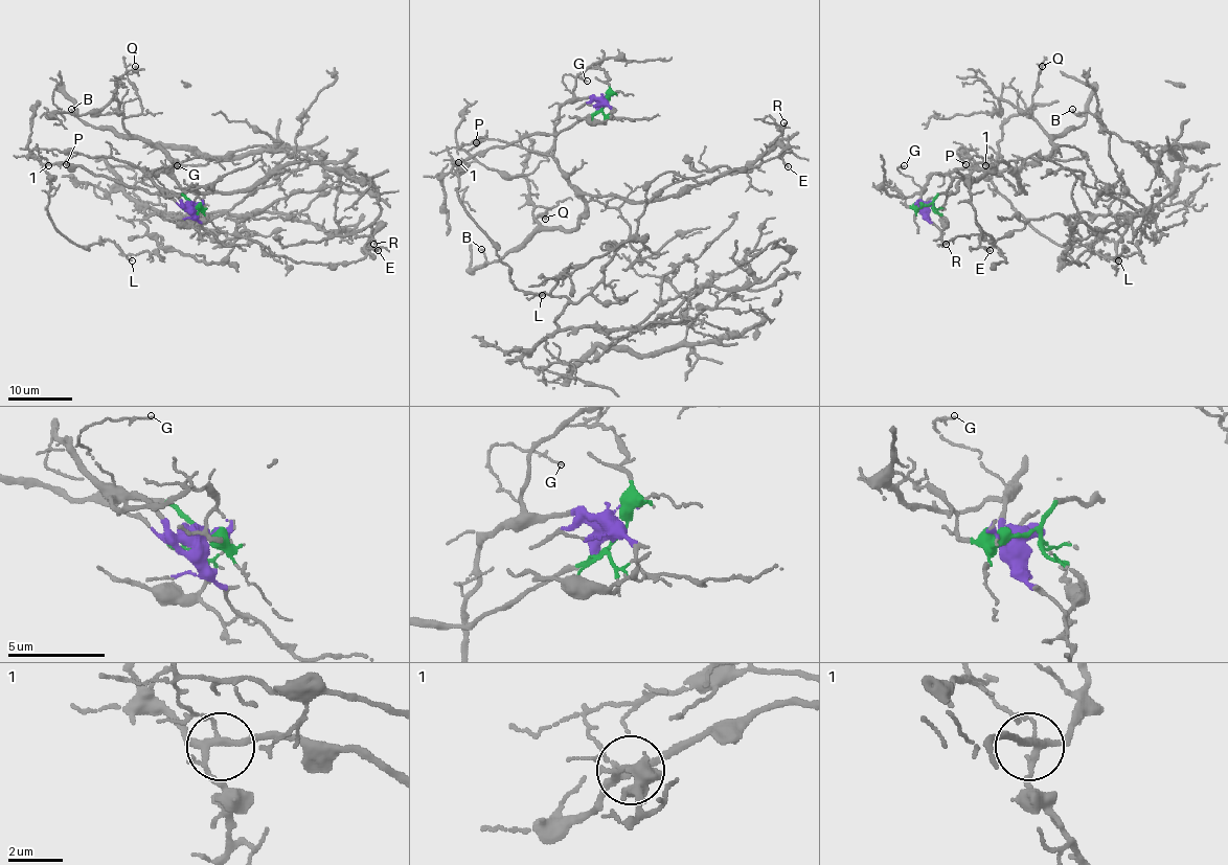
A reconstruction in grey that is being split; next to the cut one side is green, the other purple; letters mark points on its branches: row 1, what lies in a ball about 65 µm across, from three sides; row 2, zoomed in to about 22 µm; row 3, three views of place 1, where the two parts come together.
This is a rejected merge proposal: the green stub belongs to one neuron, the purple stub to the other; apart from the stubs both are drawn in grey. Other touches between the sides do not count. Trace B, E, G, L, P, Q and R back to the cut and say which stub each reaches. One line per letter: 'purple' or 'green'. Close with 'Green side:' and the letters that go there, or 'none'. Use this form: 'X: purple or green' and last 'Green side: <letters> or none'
B: purple
E: purple
G: purple
L: green
P: purple
Q: purple
R: purple
Green side: L

